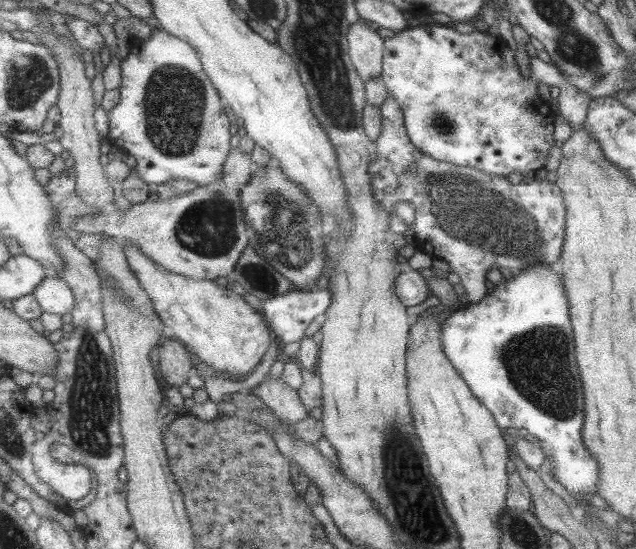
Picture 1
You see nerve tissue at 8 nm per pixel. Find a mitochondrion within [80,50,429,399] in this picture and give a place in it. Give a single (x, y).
(174, 100)

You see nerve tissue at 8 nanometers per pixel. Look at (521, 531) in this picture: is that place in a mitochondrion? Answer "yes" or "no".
yes

